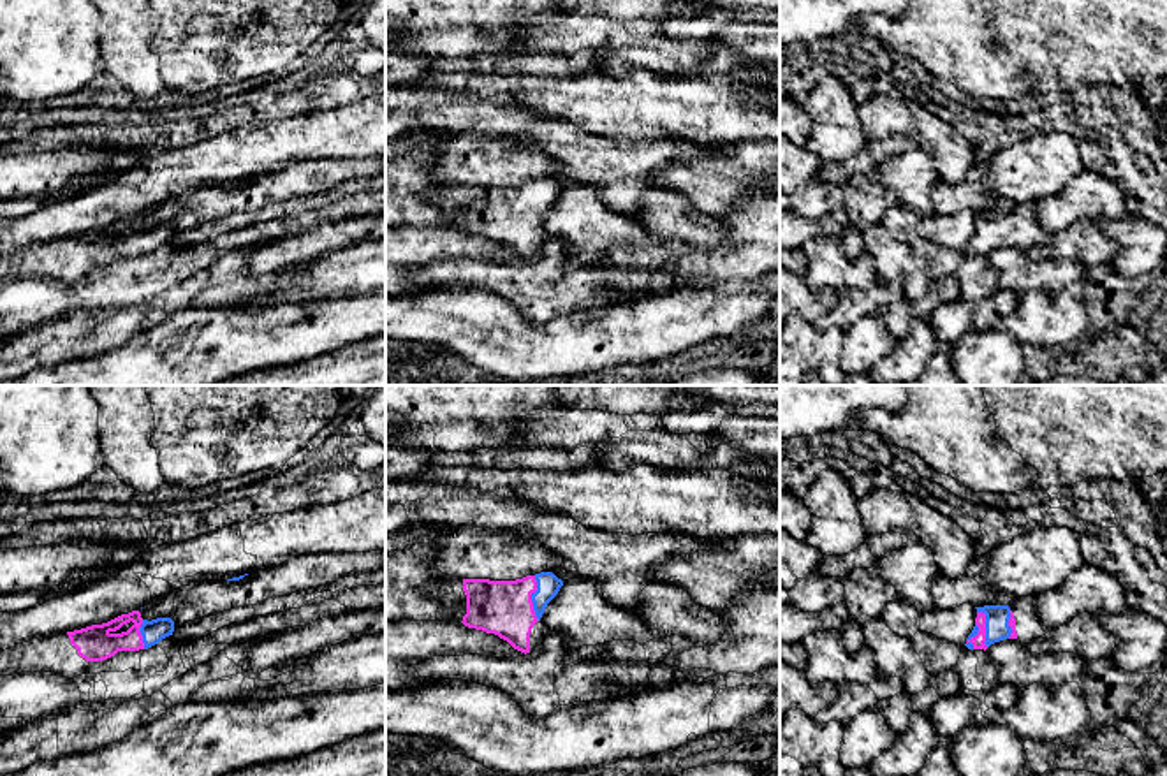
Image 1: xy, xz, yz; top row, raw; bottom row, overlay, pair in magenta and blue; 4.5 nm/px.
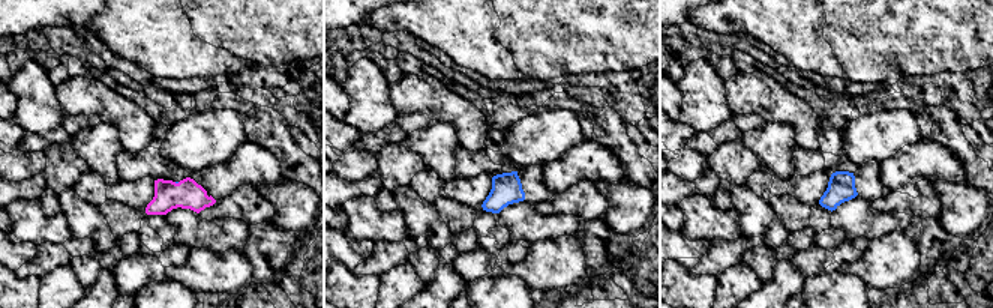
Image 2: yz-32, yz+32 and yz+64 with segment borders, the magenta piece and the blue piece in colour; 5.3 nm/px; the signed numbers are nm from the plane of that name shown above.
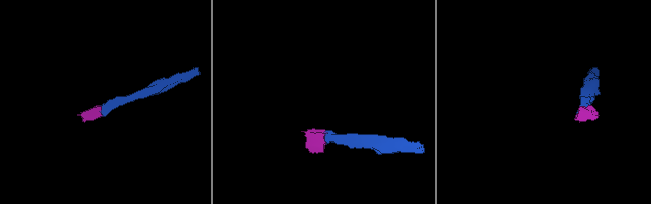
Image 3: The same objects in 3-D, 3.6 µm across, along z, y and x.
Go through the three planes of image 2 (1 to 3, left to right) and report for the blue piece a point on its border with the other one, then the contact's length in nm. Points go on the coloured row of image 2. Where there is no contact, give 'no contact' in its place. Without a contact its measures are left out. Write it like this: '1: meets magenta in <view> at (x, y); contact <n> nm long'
1: meets magenta in yz-32 at (179, 182); contact 30 nm long
2: no contact
3: no contact

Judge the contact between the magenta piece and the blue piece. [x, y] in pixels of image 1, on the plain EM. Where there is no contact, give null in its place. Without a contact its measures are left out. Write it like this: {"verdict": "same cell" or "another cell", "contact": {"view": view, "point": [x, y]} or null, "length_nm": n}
{"verdict": "same cell", "contact": {"view": "xz", "point": [530, 204]}, "length_nm": 200}

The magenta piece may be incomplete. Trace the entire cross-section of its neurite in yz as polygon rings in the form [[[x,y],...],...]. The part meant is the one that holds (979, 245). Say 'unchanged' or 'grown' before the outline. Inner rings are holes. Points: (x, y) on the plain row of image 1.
grown; [[[1033,202],[1014,204],[1009,211],[975,213],[977,223],[972,239],[966,245],[968,255],[987,255],[1003,245],[1016,245],[1021,250],[1046,241],[1042,236]]]

